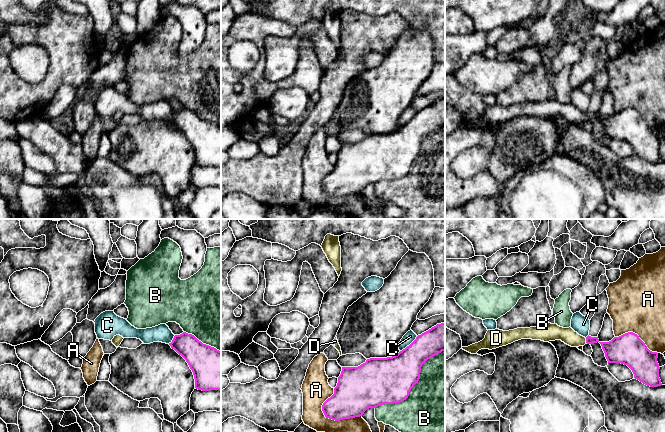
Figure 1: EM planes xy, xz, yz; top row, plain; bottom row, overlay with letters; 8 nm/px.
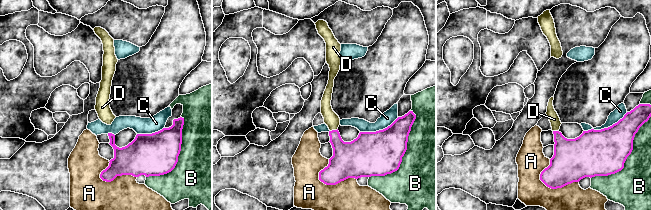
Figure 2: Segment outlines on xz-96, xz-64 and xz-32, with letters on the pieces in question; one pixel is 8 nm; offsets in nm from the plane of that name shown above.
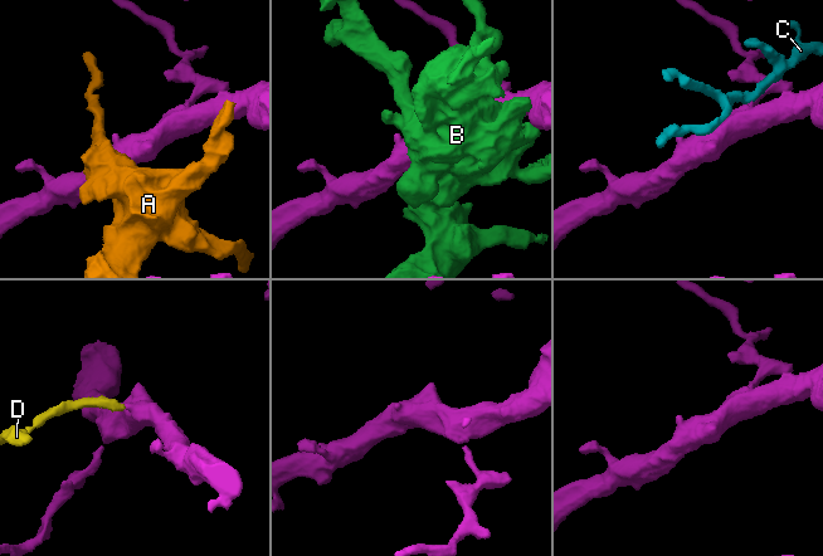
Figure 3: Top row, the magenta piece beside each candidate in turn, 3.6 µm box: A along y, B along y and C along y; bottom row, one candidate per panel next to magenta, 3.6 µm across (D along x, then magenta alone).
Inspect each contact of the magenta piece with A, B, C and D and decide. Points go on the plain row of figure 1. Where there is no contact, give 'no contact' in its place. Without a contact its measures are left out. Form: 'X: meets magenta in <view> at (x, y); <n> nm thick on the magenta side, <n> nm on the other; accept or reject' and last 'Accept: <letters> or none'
A: meets magenta in xz at (338, 196); 320 nm thick on the magenta side, 300 nm on the other; reject
B: meets magenta in xz at (413, 162); 380 nm thick on the magenta side, 500 nm on the other; reject
C: meets magenta in xz at (409, 121); 300 nm thick on the magenta side, 90 nm on the other; reject
D: meets magenta in yz at (586, 116); 180 nm thick on the magenta side, 130 nm on the other; accept
Accept: D

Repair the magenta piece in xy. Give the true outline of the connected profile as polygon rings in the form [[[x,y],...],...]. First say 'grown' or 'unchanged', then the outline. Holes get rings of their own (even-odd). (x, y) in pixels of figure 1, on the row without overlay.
unchanged | [[[186,108],[175,111],[169,121],[188,139],[194,151],[196,165],[221,166],[221,127],[203,120]]]

